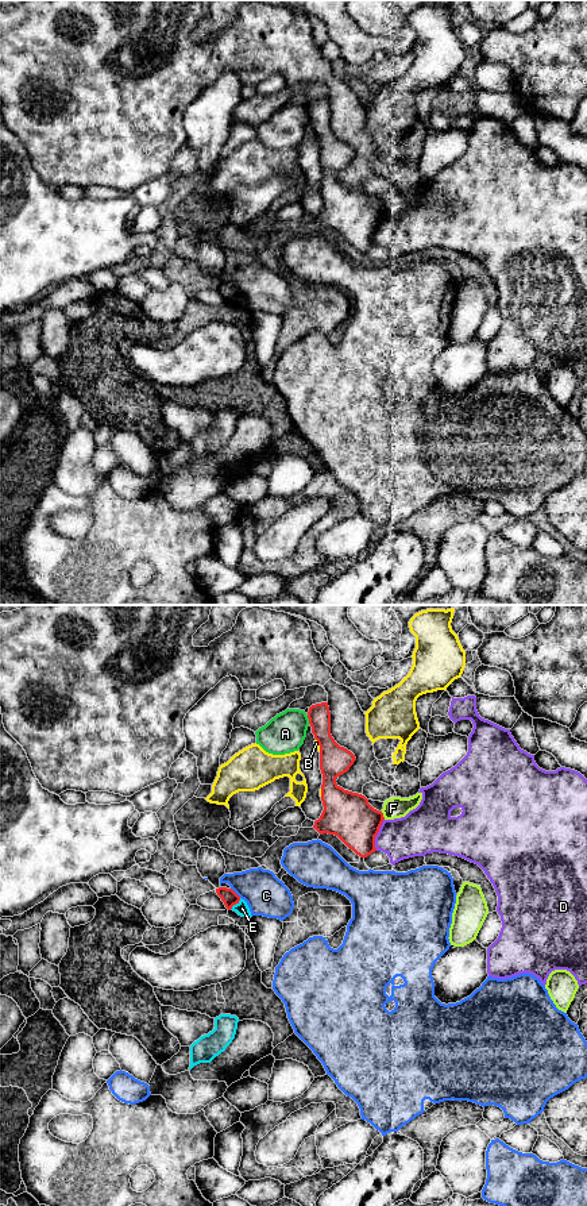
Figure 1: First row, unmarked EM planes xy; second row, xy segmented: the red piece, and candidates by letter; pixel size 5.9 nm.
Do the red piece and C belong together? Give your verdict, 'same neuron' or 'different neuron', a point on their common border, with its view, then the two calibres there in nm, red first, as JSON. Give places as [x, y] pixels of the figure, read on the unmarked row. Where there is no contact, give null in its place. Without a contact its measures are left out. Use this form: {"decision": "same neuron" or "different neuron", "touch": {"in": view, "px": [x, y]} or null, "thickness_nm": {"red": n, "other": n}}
{"decision": "different neuron", "touch": {"in": "xy", "px": [235, 288]}, "thickness_nm": {"red": 90, "other": 240}}

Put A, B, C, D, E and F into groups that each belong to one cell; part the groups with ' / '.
A / B / C / D / E / F

